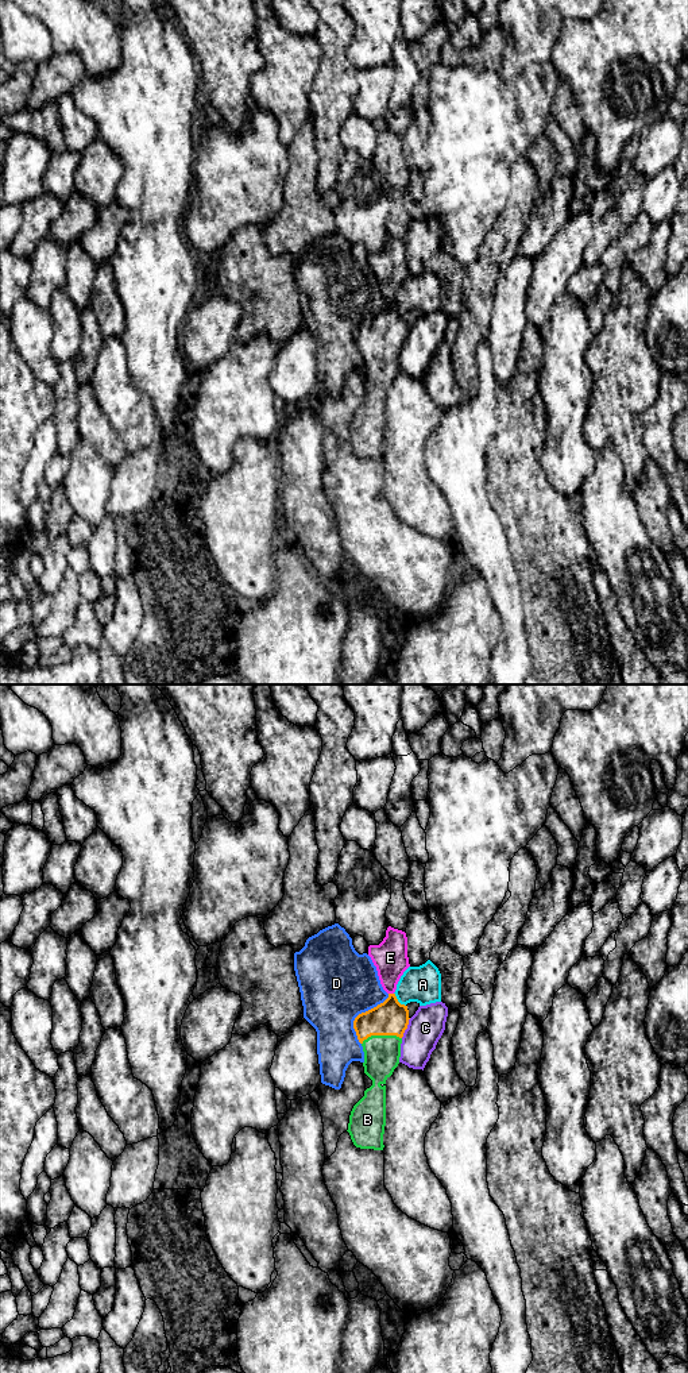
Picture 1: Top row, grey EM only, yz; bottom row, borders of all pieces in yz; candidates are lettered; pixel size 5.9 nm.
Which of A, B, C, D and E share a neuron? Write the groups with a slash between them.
A D / B / C / E

